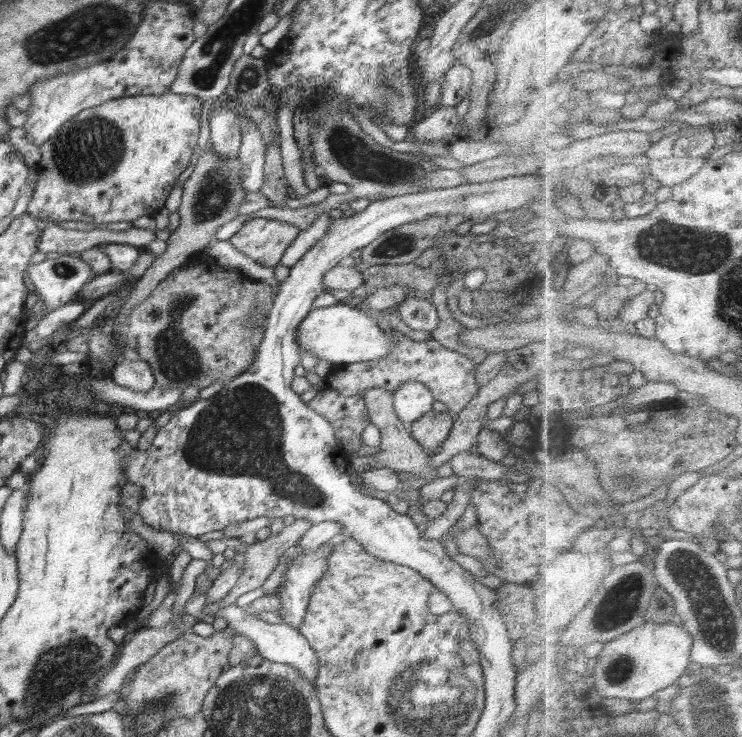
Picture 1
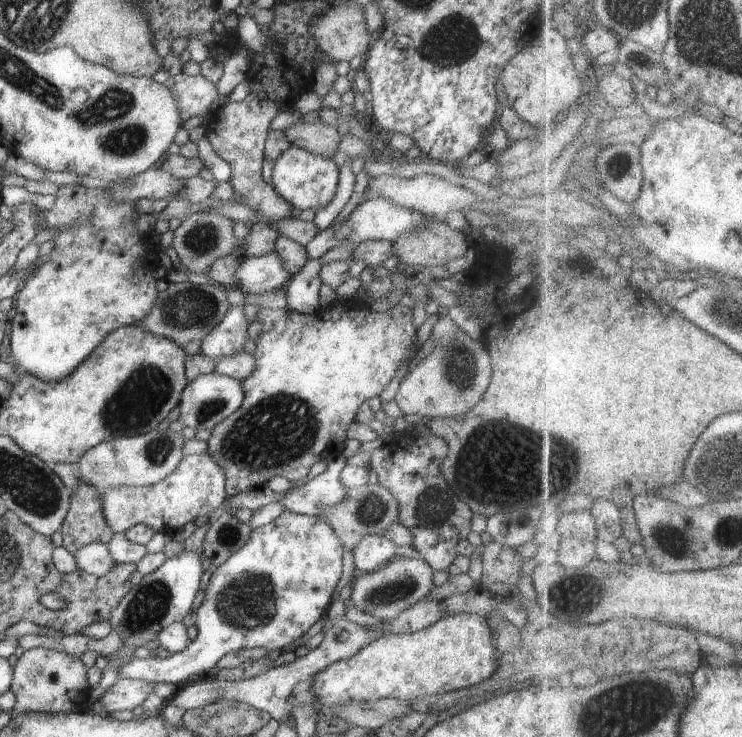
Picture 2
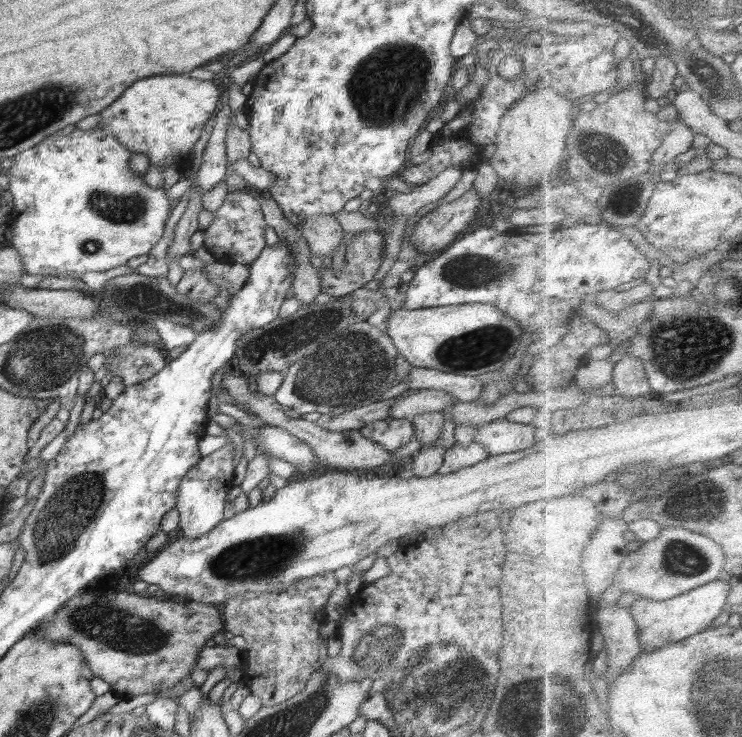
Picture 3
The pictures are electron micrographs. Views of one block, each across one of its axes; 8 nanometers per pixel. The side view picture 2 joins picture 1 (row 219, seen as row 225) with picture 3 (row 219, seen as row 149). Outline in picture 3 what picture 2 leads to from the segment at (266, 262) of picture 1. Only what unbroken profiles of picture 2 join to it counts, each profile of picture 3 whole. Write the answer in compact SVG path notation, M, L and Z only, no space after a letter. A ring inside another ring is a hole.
M240 190L230 192L213 214L212 223L203 230L203 246L213 254L216 261L249 265L262 254L267 246L265 242L267 224L256 196Z

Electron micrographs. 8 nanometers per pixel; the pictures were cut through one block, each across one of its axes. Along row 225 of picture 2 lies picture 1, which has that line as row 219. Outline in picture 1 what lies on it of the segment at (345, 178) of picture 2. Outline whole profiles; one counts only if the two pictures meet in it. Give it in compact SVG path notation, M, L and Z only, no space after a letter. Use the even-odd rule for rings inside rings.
M321 214L314 220L307 231L301 231L298 237L290 244L290 247L284 252L280 258L280 264L292 267L296 262L300 262L314 244L320 241L320 238L326 234L330 224L330 215Z

